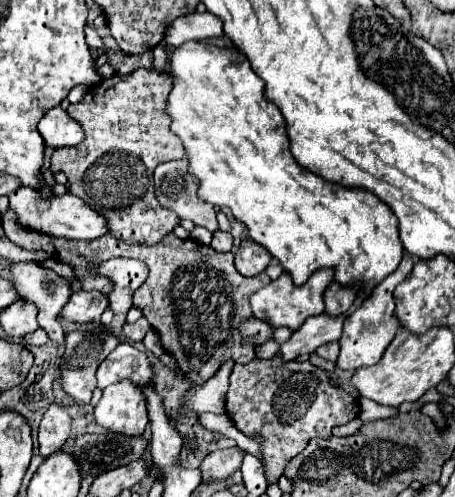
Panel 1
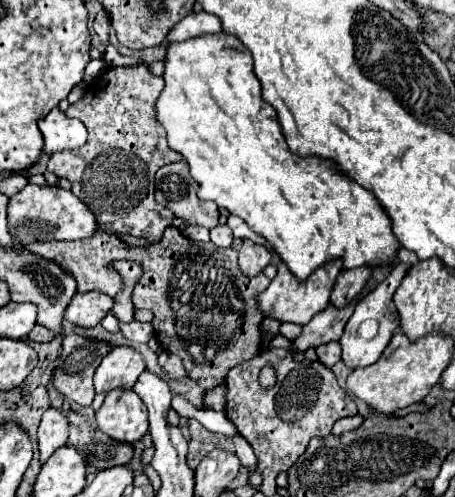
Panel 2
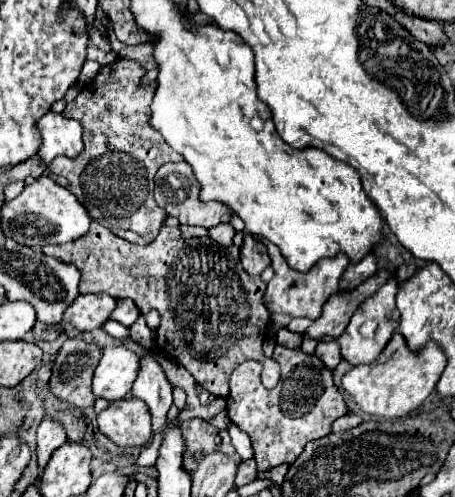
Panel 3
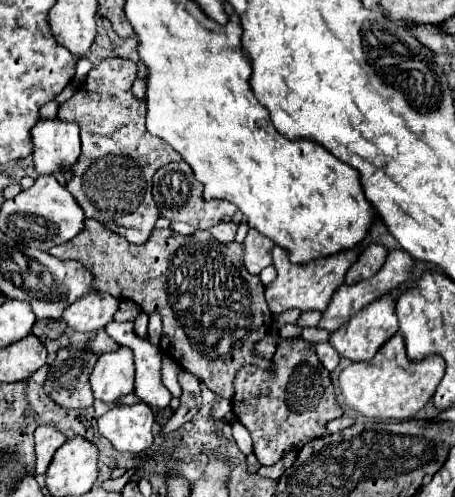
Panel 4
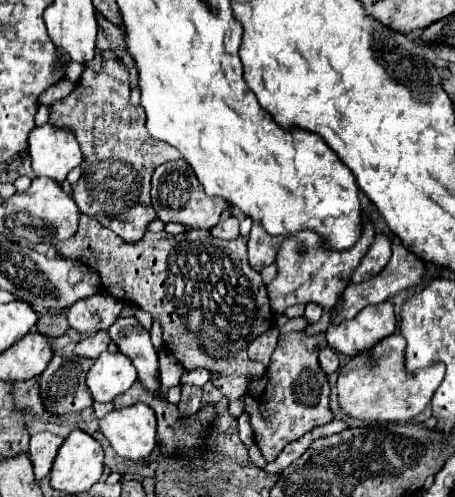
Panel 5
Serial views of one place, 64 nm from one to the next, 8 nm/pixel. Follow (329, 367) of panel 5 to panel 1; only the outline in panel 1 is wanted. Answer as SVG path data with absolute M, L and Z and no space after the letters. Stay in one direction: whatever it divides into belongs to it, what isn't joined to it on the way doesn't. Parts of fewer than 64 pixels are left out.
M330 342L330 344L320 346L320 348L316 350L316 354L322 356L322 358L326 358L326 360L336 362L336 358L338 358L338 342Z

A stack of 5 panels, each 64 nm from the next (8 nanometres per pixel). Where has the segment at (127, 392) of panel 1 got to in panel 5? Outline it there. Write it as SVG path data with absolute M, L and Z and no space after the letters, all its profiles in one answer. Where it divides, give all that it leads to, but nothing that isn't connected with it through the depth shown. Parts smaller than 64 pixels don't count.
M142 402L108 412L100 420L100 432L128 460L144 460L156 448L156 416Z

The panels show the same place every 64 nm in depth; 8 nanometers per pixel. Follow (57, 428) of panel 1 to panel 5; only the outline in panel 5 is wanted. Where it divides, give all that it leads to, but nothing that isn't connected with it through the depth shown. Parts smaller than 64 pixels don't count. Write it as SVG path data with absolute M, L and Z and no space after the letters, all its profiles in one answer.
M46 430L32 434L32 438L30 438L30 460L34 464L36 480L48 476L62 442L64 442L64 438L56 436L52 432L46 432Z

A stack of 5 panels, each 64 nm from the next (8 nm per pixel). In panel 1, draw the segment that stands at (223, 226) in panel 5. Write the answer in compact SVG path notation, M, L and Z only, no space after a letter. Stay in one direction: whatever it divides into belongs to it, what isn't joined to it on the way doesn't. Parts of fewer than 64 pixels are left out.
M216 230L210 246L212 246L216 252L230 252L230 250L234 248L234 244L232 244L232 234L230 234L230 232L222 232L222 230Z

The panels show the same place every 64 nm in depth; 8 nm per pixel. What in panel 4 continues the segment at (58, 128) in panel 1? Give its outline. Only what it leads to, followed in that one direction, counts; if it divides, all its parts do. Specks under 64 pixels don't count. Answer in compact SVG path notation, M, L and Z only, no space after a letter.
M60 118L38 120L32 128L34 166L38 174L62 172L62 166L72 166L80 156L80 128L74 122Z

